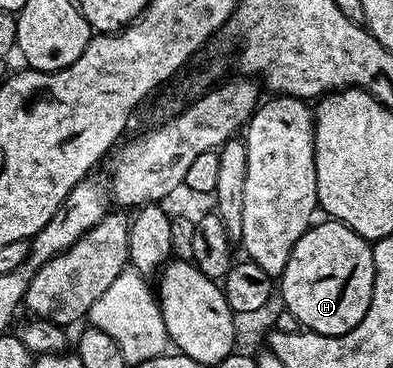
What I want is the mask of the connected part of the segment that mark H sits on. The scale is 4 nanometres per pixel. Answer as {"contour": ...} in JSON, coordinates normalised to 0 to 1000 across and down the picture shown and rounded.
{"contour":[[[822,592],[794,606],[781,633],[746,668],[746,690],[715,753],[720,769],[718,834],[740,845],[779,899],[819,913],[873,913],[924,872],[939,842],[949,799],[954,726],[949,723],[947,666],[921,652],[896,620],[863,598]]]}

